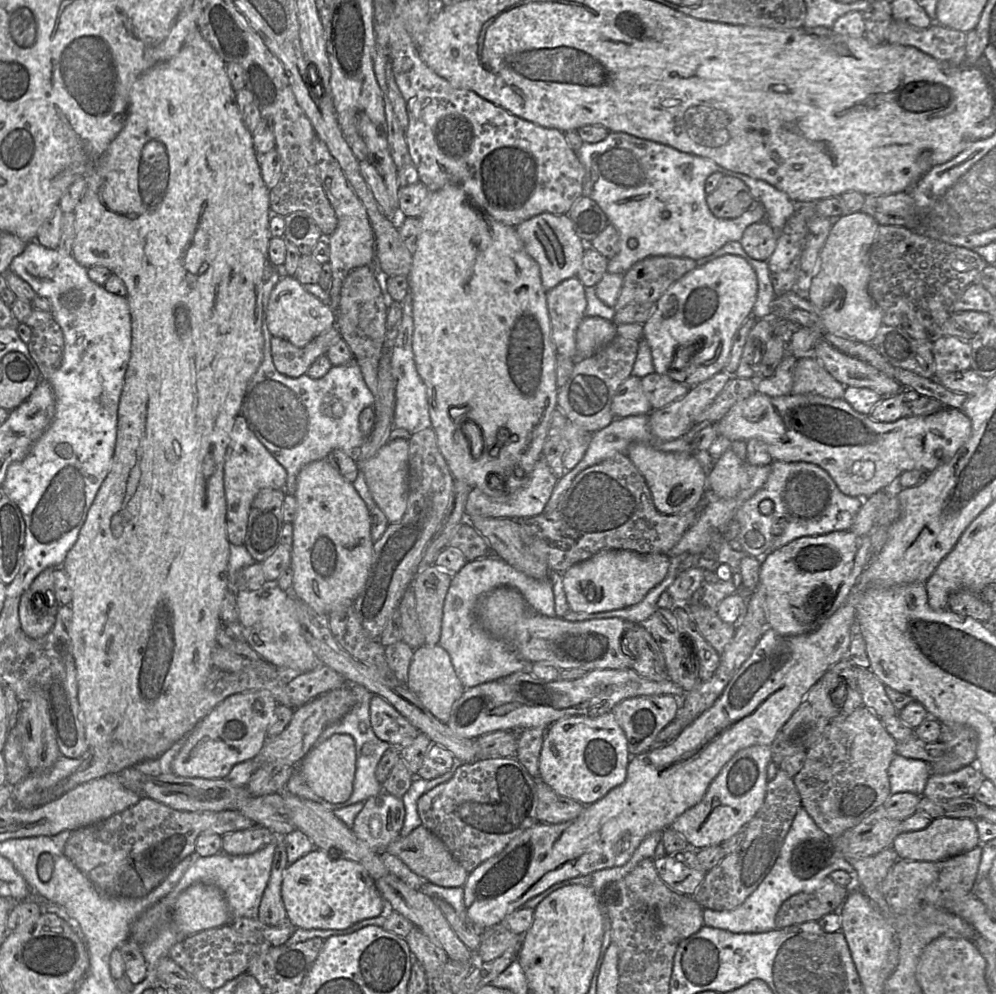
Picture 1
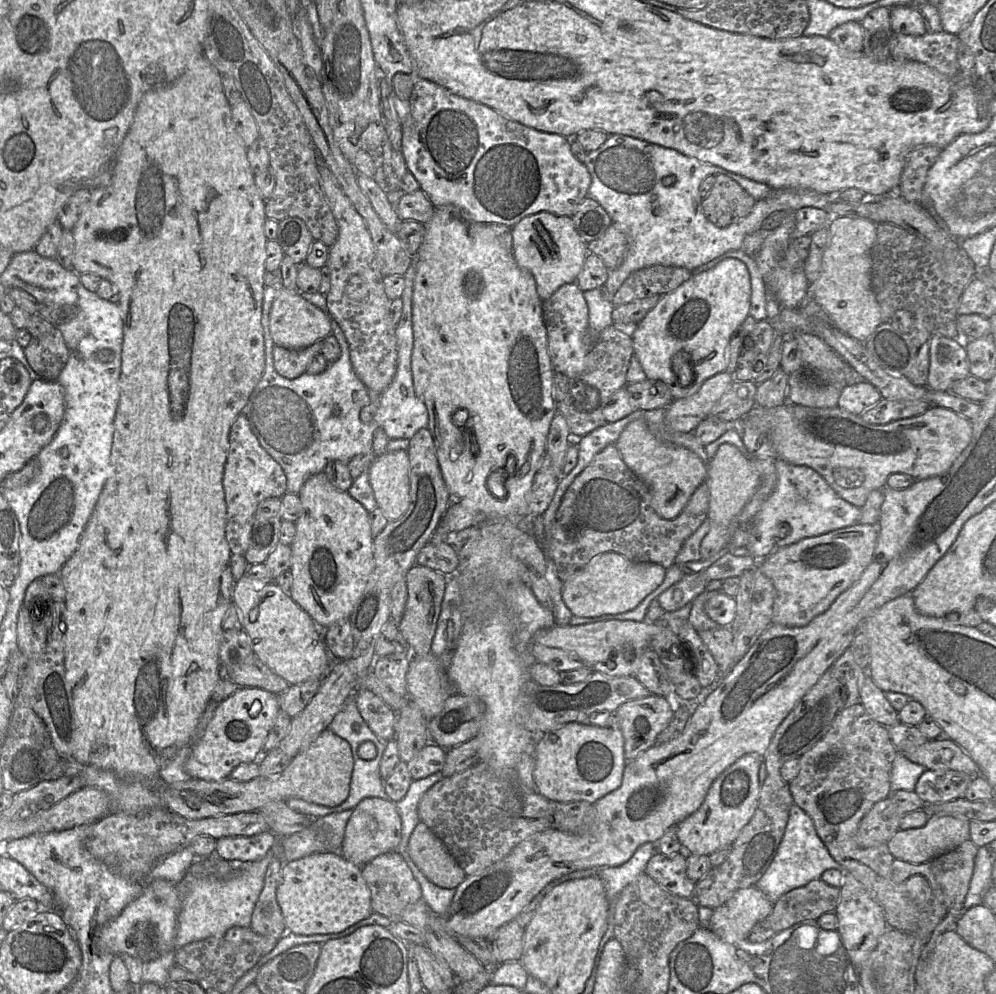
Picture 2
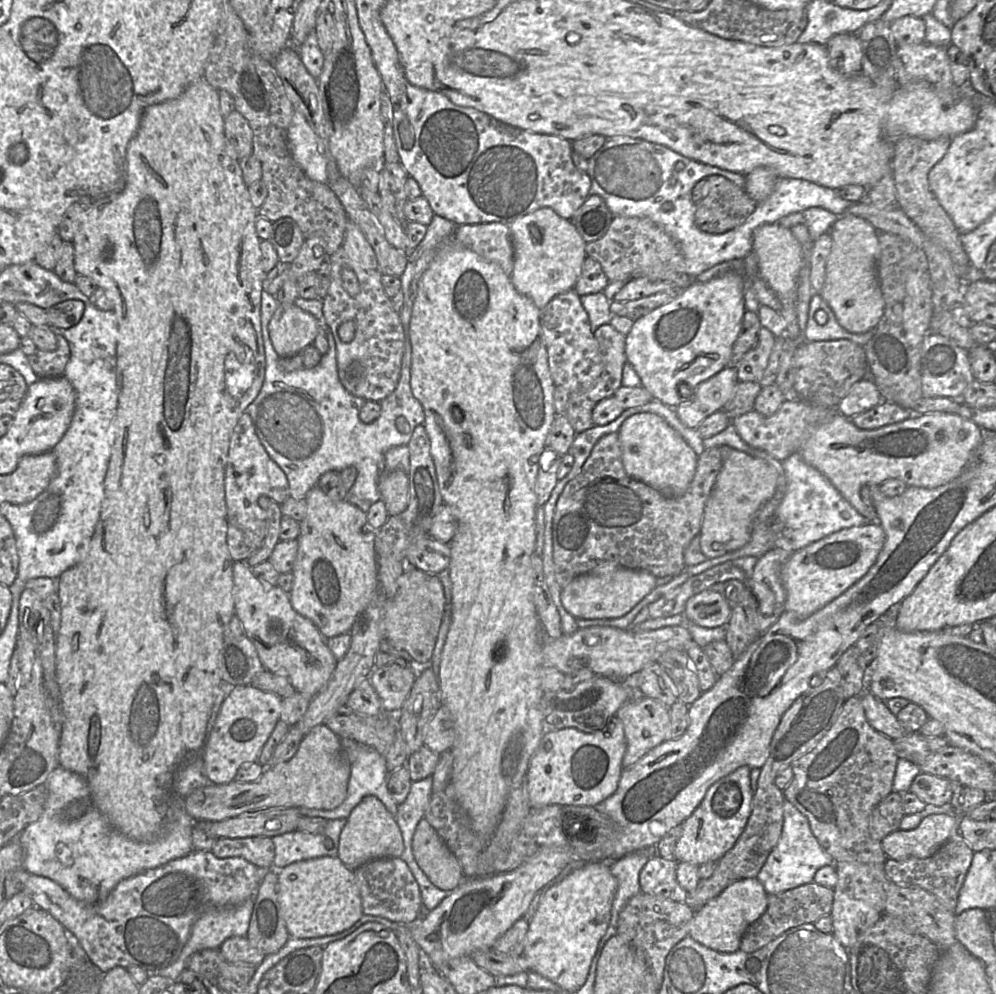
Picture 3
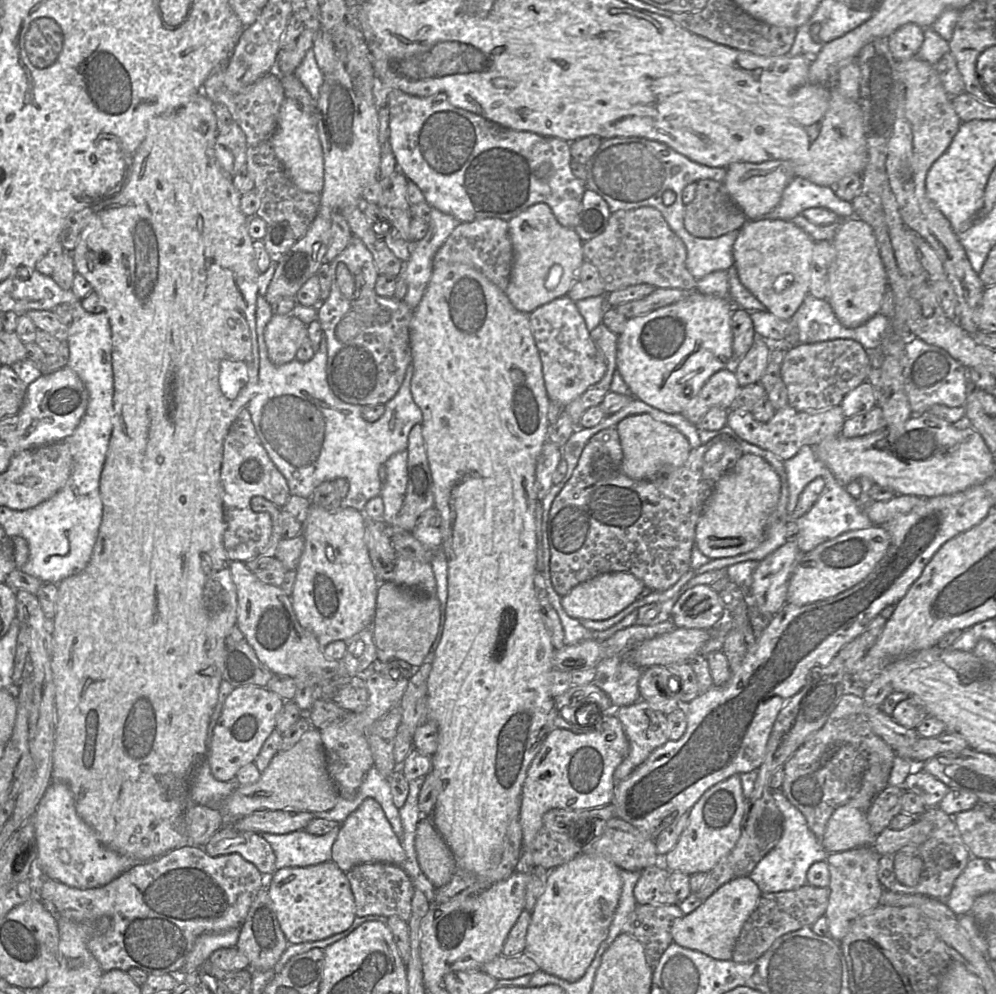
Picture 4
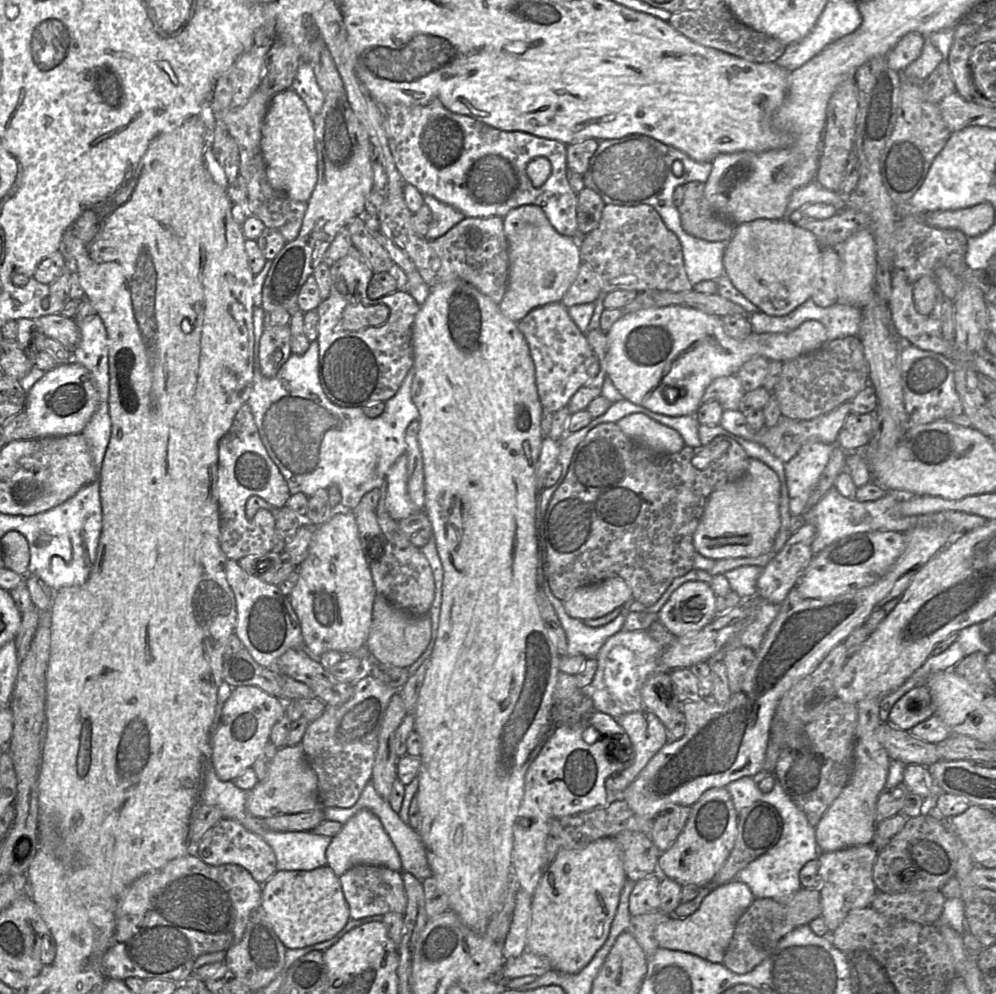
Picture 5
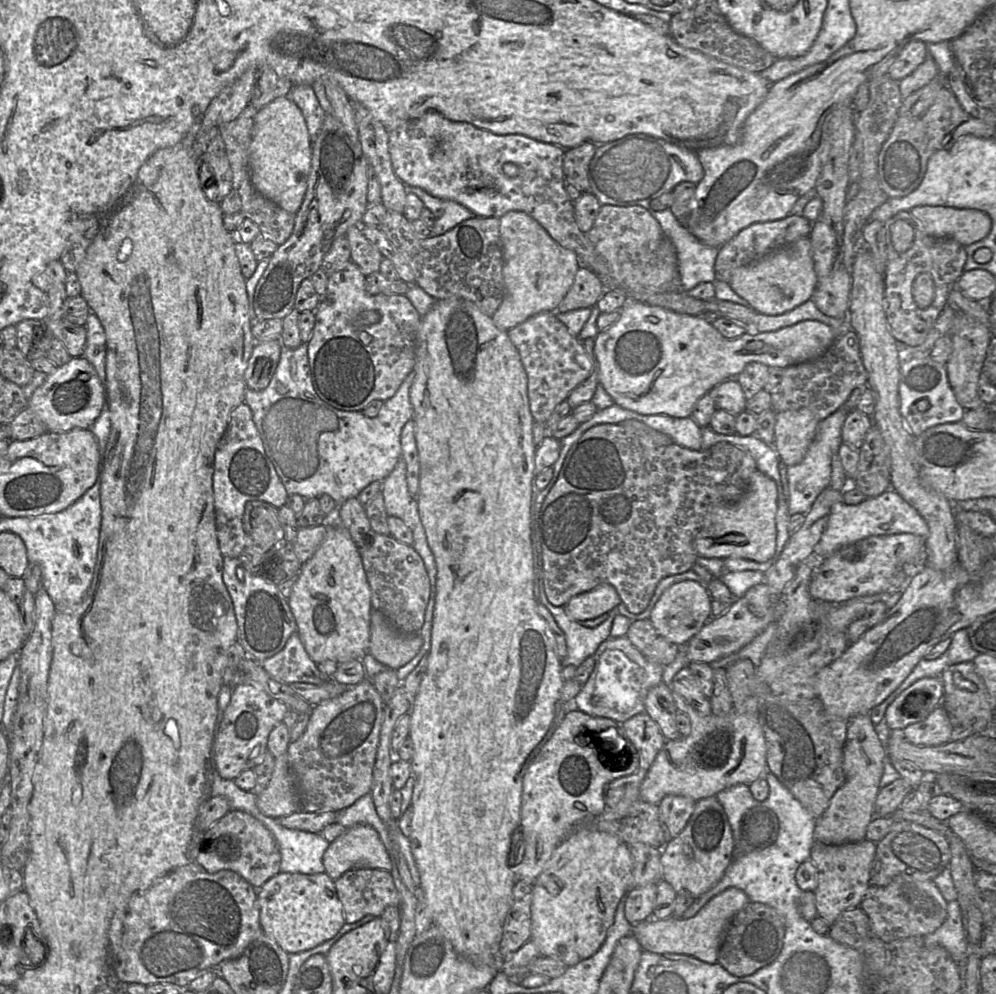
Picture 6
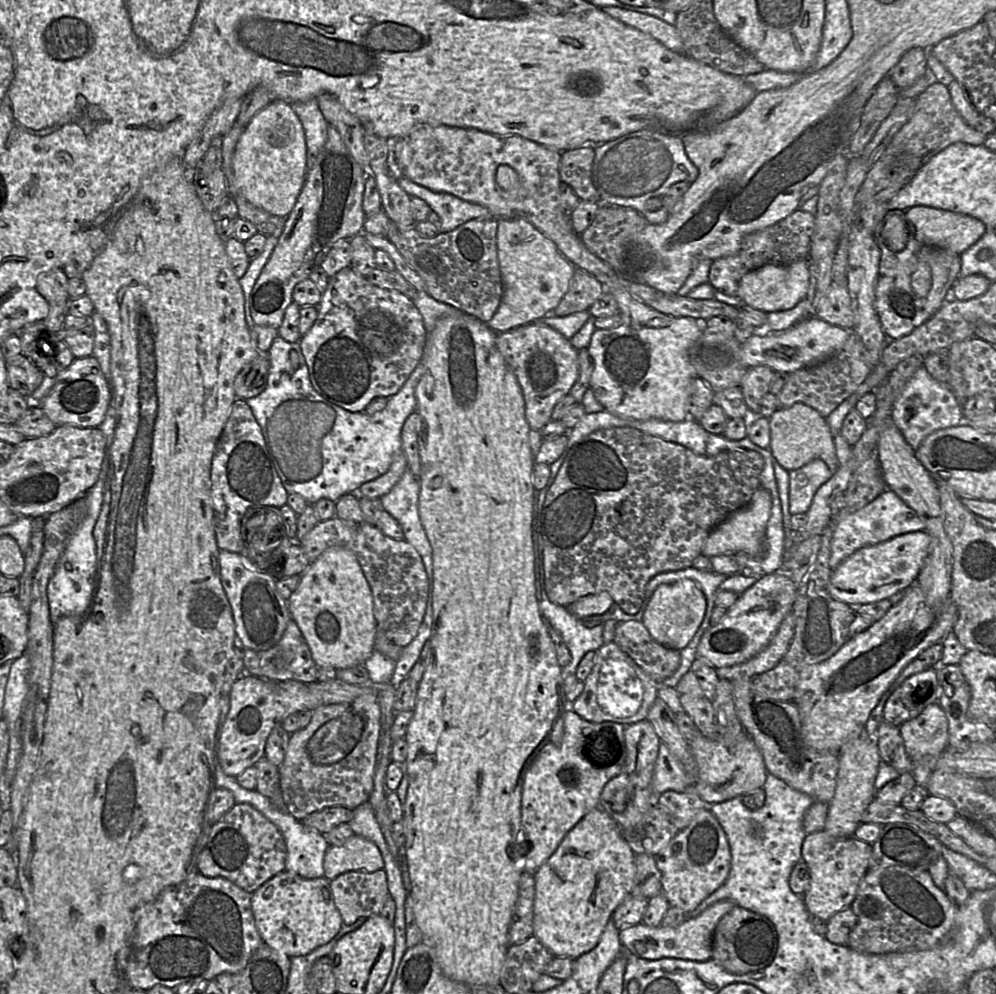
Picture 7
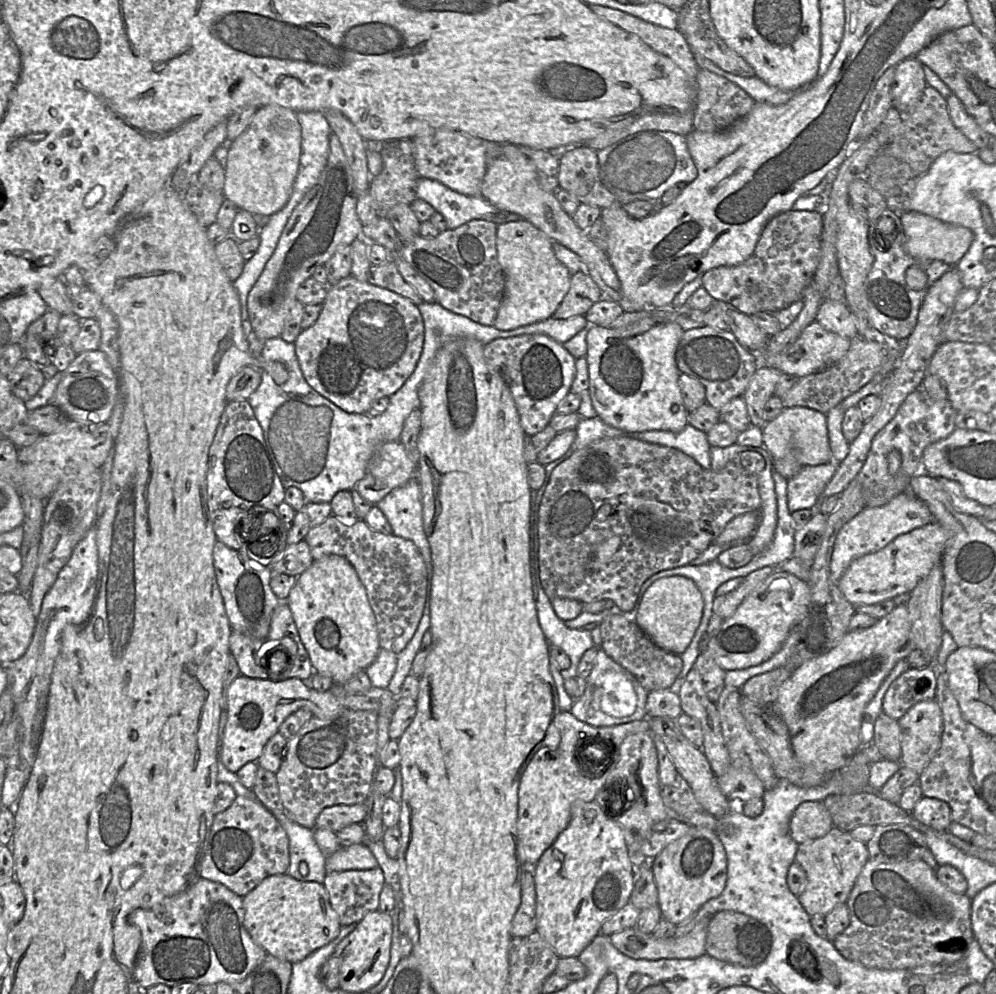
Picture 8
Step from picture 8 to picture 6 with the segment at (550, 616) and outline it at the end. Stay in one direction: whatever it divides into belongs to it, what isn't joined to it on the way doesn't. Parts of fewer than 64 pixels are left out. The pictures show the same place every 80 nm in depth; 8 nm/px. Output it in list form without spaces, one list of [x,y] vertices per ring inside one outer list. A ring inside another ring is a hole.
[[[543,577],[543,584],[541,581],[541,585],[539,585],[539,600],[540,602],[550,611],[552,616],[554,617],[555,621],[557,622],[558,626],[563,631],[565,638],[566,638],[566,645],[567,645],[567,655],[564,659],[562,659],[561,664],[562,667],[566,666],[575,666],[578,668],[578,666],[588,657],[593,656],[598,649],[599,645],[606,641],[610,637],[611,627],[613,623],[613,619],[616,615],[618,615],[618,612],[616,610],[616,607],[613,609],[613,612],[610,614],[607,619],[602,622],[600,625],[592,628],[588,628],[583,626],[580,622],[573,620],[570,618],[566,611],[564,606],[555,606],[552,603],[549,602],[545,588],[544,588],[544,577]]]

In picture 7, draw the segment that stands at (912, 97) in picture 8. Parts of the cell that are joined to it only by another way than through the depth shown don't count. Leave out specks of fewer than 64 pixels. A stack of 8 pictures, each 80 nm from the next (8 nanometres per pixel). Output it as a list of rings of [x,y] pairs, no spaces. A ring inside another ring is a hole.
[[[912,48],[891,69],[889,77],[899,90],[913,85],[925,74],[927,53],[927,50],[922,48]]]

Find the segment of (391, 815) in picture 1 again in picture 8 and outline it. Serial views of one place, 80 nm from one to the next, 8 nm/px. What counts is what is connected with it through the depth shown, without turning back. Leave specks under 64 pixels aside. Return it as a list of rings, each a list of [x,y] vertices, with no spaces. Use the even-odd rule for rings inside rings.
[[[365,843],[341,846],[326,857],[327,873],[347,870],[369,870],[378,867],[378,861]]]

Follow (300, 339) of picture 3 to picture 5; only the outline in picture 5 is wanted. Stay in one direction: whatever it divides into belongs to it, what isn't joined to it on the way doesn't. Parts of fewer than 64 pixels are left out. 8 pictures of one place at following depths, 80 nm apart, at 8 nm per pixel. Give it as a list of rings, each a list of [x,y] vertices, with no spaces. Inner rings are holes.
[[[289,325],[265,328],[260,338],[258,362],[261,374],[273,378],[288,360],[291,352]]]

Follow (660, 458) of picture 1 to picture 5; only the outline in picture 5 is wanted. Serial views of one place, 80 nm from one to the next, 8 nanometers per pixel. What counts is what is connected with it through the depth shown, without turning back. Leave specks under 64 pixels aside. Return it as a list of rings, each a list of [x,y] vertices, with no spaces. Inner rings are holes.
[[[645,414],[628,415],[618,422],[621,431],[642,449],[656,455],[674,454],[685,447],[681,435]]]

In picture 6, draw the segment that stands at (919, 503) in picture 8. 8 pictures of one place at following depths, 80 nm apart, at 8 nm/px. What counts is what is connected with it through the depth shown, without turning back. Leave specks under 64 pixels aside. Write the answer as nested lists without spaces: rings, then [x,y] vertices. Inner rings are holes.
[[[889,488],[877,497],[866,499],[856,505],[848,505],[842,500],[834,503],[831,507],[826,528],[814,548],[814,553],[825,559],[838,549],[870,536],[909,533],[925,539],[928,532],[928,525],[917,510],[895,490]]]

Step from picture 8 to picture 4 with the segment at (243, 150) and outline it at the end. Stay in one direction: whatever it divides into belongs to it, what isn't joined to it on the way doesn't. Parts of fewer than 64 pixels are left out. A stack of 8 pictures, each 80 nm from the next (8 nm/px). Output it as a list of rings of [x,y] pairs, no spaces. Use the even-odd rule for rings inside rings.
[[[285,97],[277,116],[277,128],[271,144],[291,181],[302,191],[320,193],[324,185],[324,159],[313,115],[302,110],[294,99]]]

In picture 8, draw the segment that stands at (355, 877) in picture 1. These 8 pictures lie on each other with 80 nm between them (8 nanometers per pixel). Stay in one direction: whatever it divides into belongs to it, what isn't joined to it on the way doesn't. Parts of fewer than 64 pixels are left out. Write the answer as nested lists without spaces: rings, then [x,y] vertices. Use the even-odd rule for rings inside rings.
[[[287,873],[273,875],[242,897],[242,901],[245,911],[243,924],[252,940],[267,954],[291,964],[329,944],[341,929],[323,883],[299,881]]]

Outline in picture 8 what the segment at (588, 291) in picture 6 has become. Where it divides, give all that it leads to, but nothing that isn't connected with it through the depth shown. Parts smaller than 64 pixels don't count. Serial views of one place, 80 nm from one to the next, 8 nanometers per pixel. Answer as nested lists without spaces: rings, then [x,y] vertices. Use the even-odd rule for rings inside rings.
[[[585,270],[579,271],[571,276],[569,291],[551,317],[569,319],[585,315],[595,303],[604,298],[588,273]]]

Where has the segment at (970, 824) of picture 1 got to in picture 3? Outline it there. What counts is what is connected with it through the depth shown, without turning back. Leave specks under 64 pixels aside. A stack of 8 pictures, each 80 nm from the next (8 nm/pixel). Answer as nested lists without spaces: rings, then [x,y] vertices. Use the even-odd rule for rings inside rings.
[[[958,812],[923,813],[918,827],[892,832],[880,843],[888,859],[904,861],[925,859],[934,855],[947,840],[958,832]]]

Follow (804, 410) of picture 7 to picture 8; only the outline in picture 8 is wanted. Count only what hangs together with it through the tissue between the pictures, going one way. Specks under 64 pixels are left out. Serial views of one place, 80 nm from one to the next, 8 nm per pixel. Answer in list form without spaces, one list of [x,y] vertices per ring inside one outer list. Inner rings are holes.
[[[802,406],[783,408],[781,413],[763,427],[764,447],[773,459],[793,452],[801,466],[816,466],[832,461],[825,414]]]

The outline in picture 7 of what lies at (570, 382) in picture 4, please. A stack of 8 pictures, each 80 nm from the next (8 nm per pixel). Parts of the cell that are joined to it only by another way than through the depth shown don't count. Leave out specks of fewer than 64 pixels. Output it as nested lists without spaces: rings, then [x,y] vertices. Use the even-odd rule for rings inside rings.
[[[537,322],[528,323],[504,333],[499,333],[495,343],[521,387],[525,401],[525,417],[530,429],[542,430],[551,420],[554,407],[566,395],[570,394],[572,386],[579,377],[578,350],[572,346],[570,339],[565,338],[561,333],[546,324]]]

